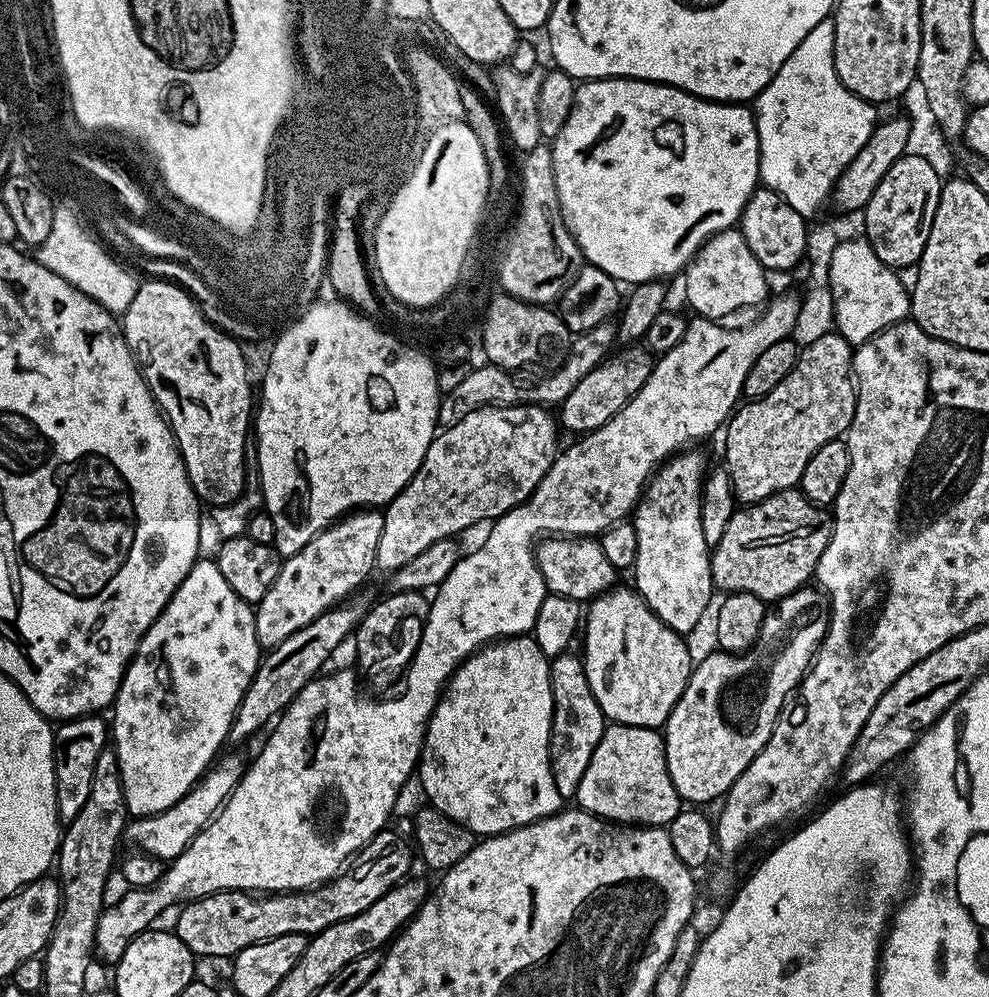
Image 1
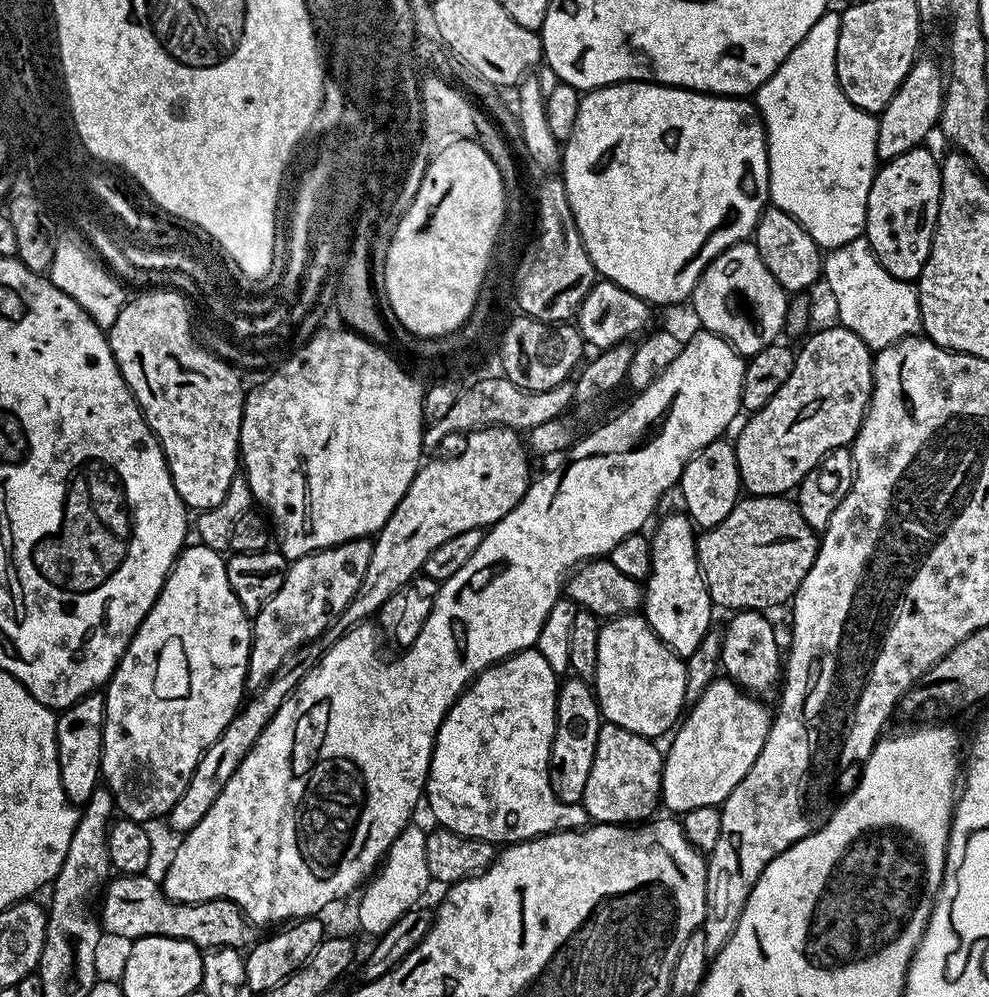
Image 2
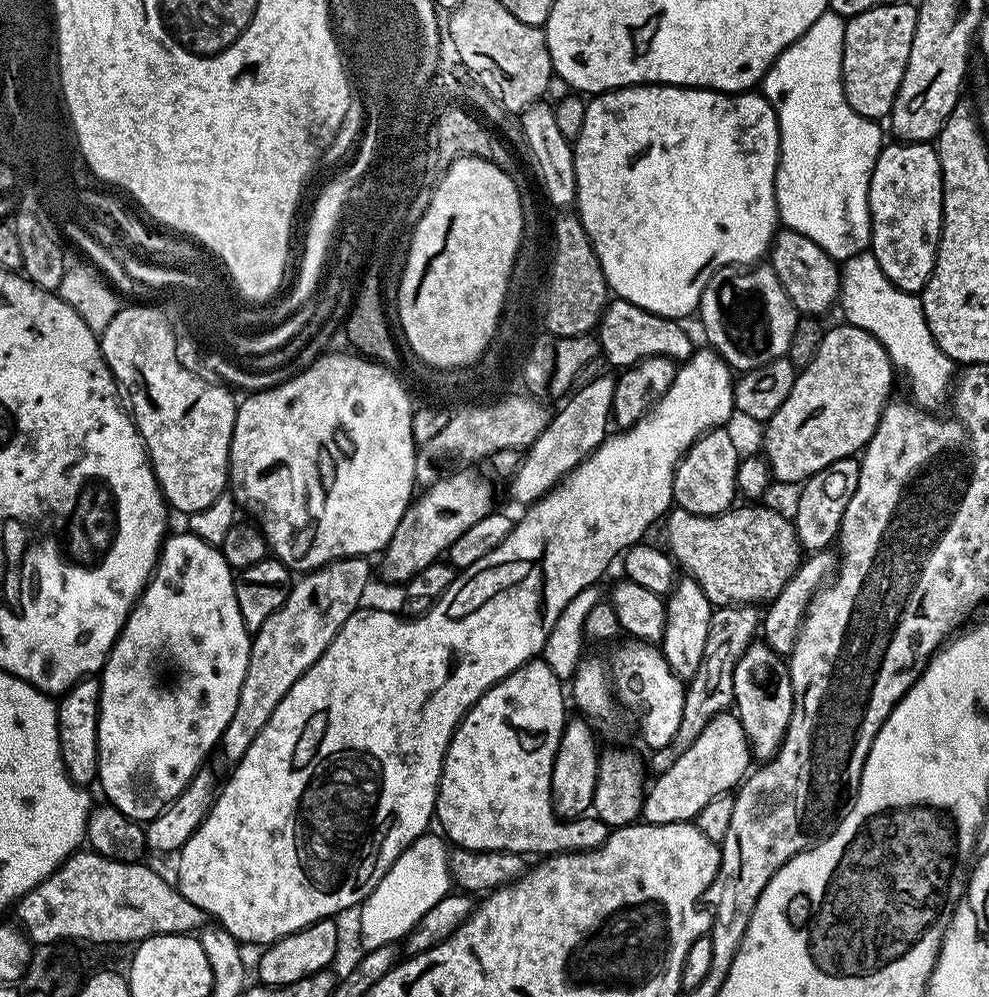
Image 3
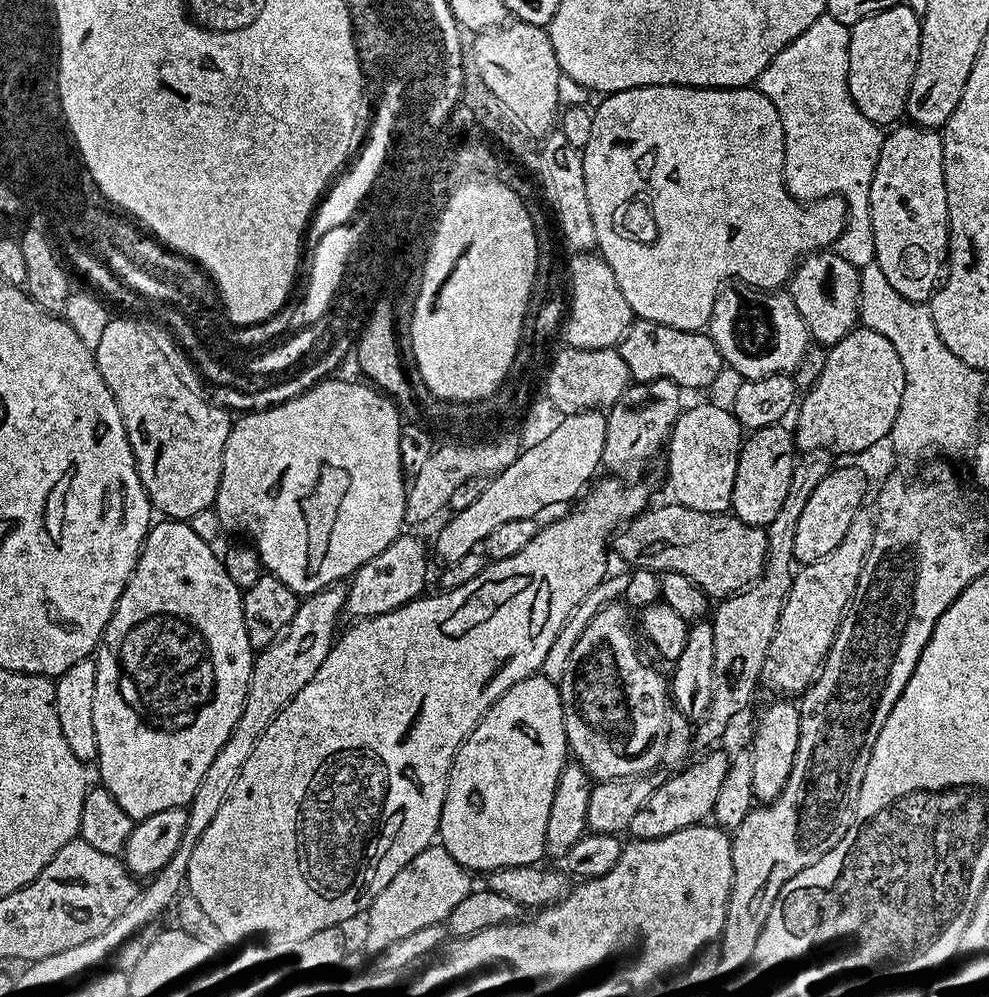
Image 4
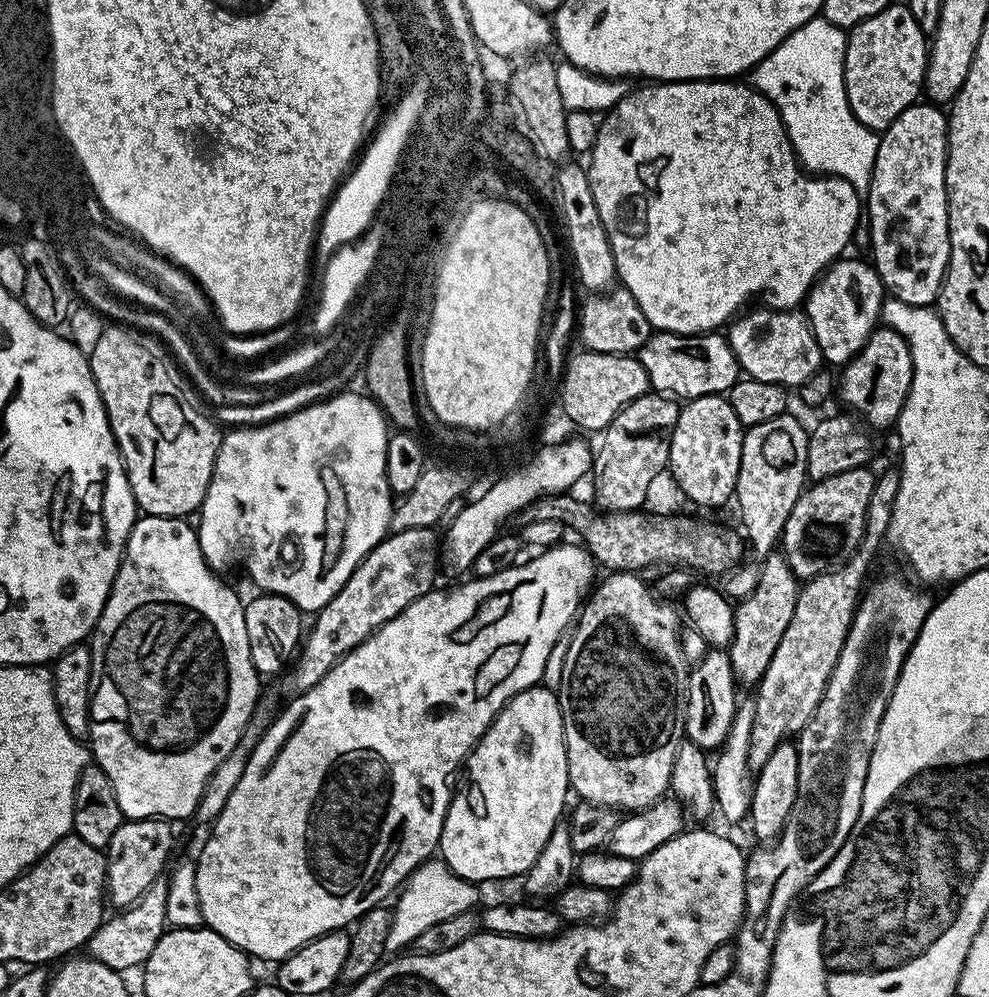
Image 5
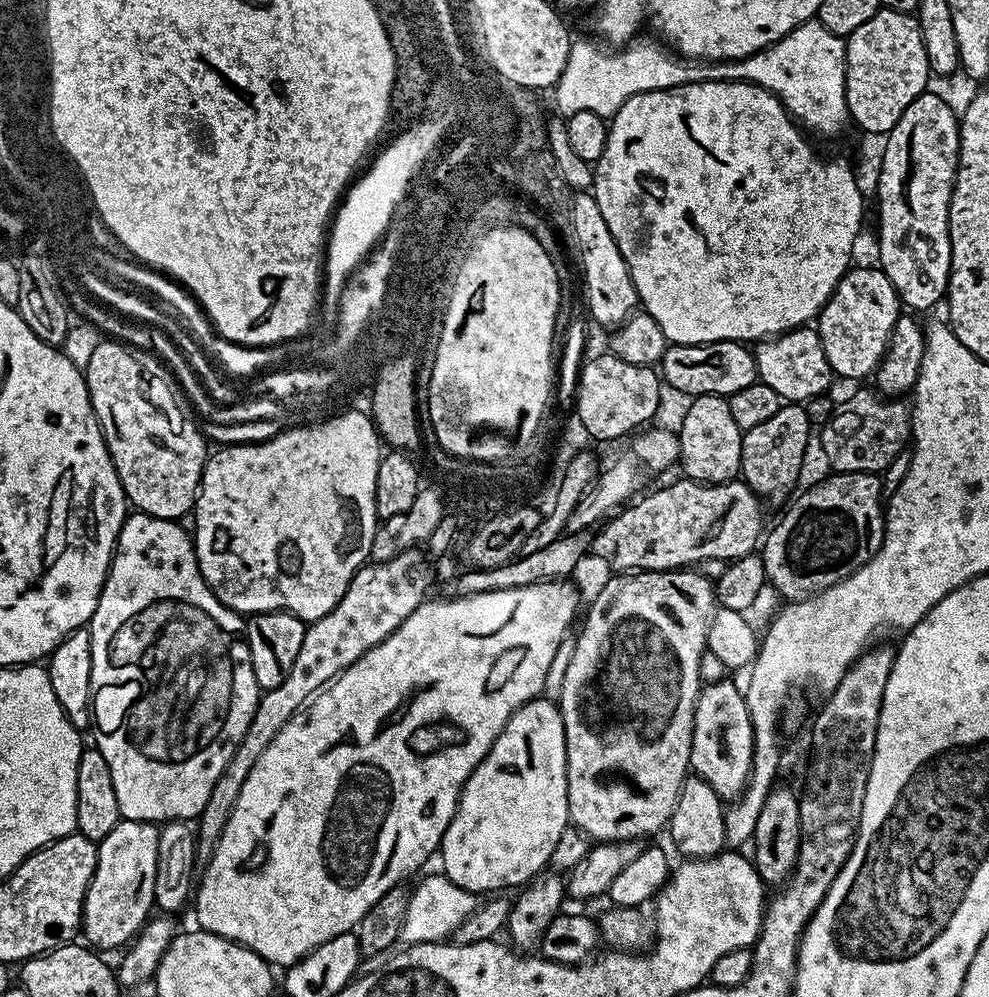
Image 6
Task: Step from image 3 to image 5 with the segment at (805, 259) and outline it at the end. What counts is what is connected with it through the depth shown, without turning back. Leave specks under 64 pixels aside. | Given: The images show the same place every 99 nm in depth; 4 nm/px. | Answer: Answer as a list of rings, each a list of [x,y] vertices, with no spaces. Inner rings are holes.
[[[841,258],[828,265],[820,273],[820,279],[812,285],[807,296],[804,297],[802,311],[807,316],[810,326],[814,330],[814,338],[820,347],[820,353],[830,365],[843,366],[855,358],[864,348],[865,342],[872,336],[872,332],[878,327],[878,321],[882,316],[882,309],[886,299],[886,289],[875,267],[867,259],[848,260]]]

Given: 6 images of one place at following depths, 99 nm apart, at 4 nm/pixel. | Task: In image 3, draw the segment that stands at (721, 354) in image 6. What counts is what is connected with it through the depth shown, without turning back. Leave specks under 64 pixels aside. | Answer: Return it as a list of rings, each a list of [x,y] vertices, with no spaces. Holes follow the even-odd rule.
[[[613,299],[598,325],[598,343],[603,359],[608,359],[616,370],[632,368],[640,360],[651,356],[669,356],[671,360],[683,362],[692,355],[694,345],[687,330],[680,324],[683,323],[679,319],[659,316],[647,312],[642,306]]]

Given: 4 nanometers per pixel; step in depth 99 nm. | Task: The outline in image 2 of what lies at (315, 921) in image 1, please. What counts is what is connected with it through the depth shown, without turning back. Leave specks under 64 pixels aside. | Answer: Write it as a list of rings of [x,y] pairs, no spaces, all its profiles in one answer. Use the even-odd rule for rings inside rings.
[[[120,874],[115,877],[117,880],[112,878],[107,881],[102,892],[102,899],[98,904],[100,927],[107,935],[109,932],[112,936],[121,936],[125,942],[141,940],[147,936],[178,938],[179,940],[189,940],[201,950],[210,948],[238,948],[242,950],[255,943],[258,936],[257,929],[231,900],[207,900],[201,904],[183,904],[177,900],[169,900],[164,894],[163,887],[157,881],[155,884],[150,877],[151,875],[148,874],[138,876]]]

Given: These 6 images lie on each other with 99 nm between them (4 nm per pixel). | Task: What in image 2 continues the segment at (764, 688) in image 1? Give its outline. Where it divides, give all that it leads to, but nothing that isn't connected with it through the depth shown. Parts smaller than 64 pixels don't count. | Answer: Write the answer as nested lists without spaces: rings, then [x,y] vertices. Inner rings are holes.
[[[717,678],[706,686],[703,694],[687,709],[686,715],[679,721],[671,737],[672,745],[666,748],[666,755],[663,757],[660,799],[663,807],[666,806],[672,811],[669,813],[687,814],[696,808],[714,808],[723,805],[724,800],[734,790],[734,786],[738,786],[738,782],[746,778],[758,754],[762,754],[762,746],[768,737],[769,728],[772,727],[770,708],[768,712],[764,703],[763,699],[743,691],[734,681],[727,678]]]

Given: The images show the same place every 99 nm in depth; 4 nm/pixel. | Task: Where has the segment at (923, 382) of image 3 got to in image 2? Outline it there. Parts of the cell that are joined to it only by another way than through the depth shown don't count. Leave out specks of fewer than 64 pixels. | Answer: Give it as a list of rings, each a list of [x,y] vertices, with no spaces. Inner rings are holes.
[[[867,238],[831,249],[822,260],[822,280],[828,283],[828,292],[836,303],[839,327],[858,334],[868,348],[879,350],[921,331],[917,289],[909,281],[894,278],[878,262]]]

